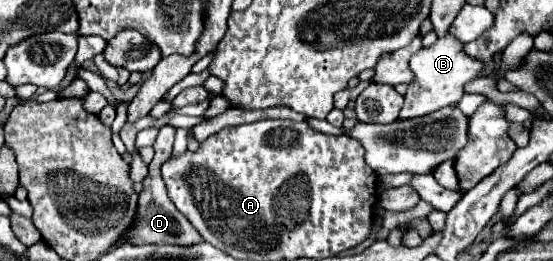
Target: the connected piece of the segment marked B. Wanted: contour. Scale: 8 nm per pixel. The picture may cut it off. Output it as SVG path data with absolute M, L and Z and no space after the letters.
M446 34L444 38L438 38L430 48L420 48L410 58L410 70L414 74L414 80L408 84L408 92L404 94L406 102L400 112L400 118L424 116L444 106L460 102L460 98L464 96L464 84L472 78L478 78L482 66L480 62L464 54L462 42L456 42L454 38L450 38L450 34Z

